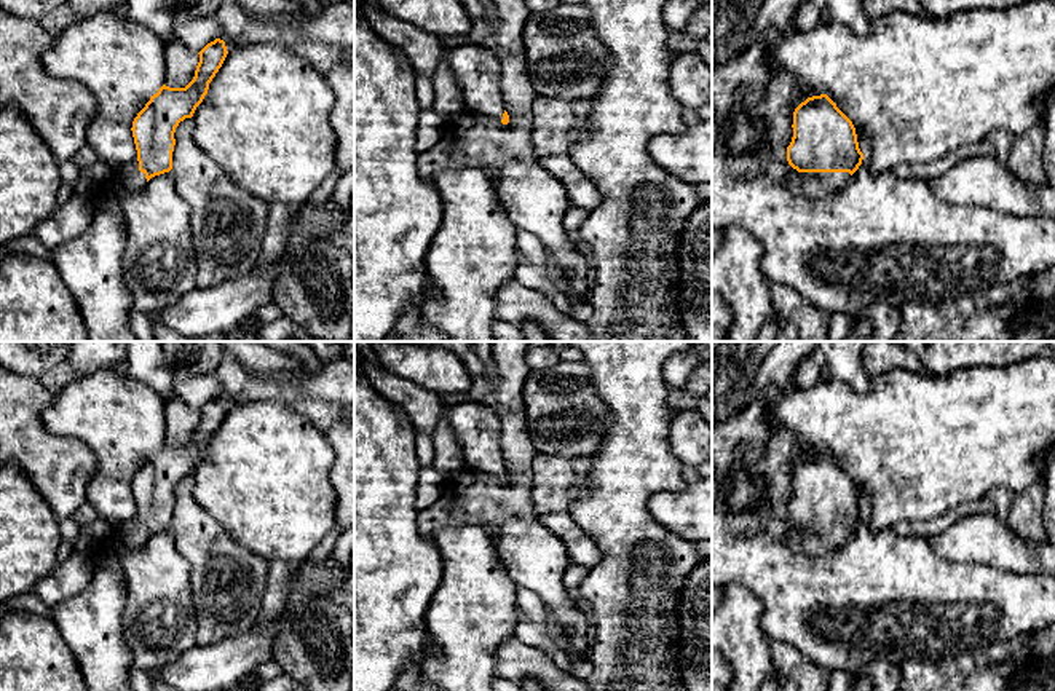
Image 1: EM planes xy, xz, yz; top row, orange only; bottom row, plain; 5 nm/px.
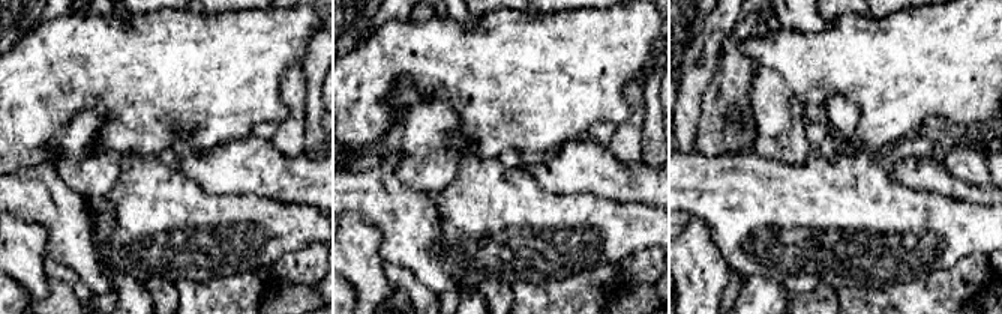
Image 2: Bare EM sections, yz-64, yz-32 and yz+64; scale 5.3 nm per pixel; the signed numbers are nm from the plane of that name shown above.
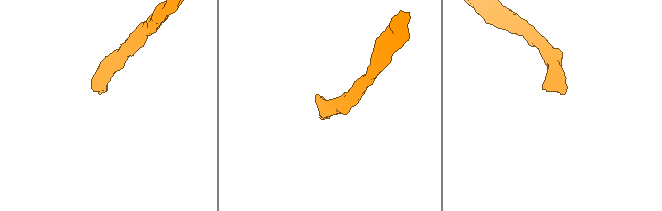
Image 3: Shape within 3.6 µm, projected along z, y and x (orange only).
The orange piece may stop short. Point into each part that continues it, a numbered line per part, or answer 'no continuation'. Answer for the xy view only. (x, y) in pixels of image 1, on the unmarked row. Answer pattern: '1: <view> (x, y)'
1: xy (131, 537)

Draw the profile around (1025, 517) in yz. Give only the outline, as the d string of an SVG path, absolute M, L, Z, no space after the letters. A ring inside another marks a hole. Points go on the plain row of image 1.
M1034 480L1026 490L1014 493L1004 520L1023 541L1049 541L1044 525L1044 496L1045 485L1042 480Z

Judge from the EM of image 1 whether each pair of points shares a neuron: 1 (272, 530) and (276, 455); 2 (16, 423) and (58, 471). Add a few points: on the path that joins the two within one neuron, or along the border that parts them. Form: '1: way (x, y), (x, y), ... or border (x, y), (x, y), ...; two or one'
1: way (272, 511), (272, 474); one
2: way (21, 434), (47, 460); one

